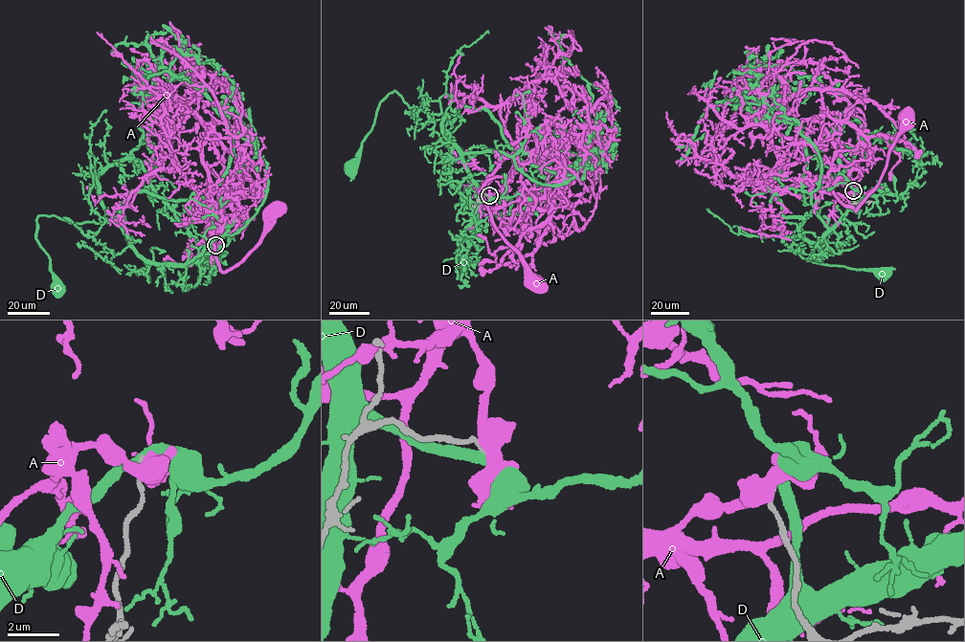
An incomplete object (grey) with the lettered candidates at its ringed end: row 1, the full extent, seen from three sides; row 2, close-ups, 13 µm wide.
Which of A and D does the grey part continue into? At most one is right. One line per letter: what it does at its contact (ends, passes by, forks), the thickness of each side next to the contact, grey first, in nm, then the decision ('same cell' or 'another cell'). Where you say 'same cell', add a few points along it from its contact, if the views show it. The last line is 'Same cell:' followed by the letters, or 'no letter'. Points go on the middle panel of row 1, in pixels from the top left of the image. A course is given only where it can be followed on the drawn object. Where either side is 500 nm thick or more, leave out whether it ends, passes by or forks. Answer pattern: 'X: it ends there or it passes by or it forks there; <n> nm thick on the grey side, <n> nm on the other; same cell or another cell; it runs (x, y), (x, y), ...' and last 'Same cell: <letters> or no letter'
A: it forks there; 200 nm thick on the grey side, 460 nm on the other; another cell
D: it passes by; 160 nm thick on the grey side, 340 nm on the other; another cell
Same cell: no letter

